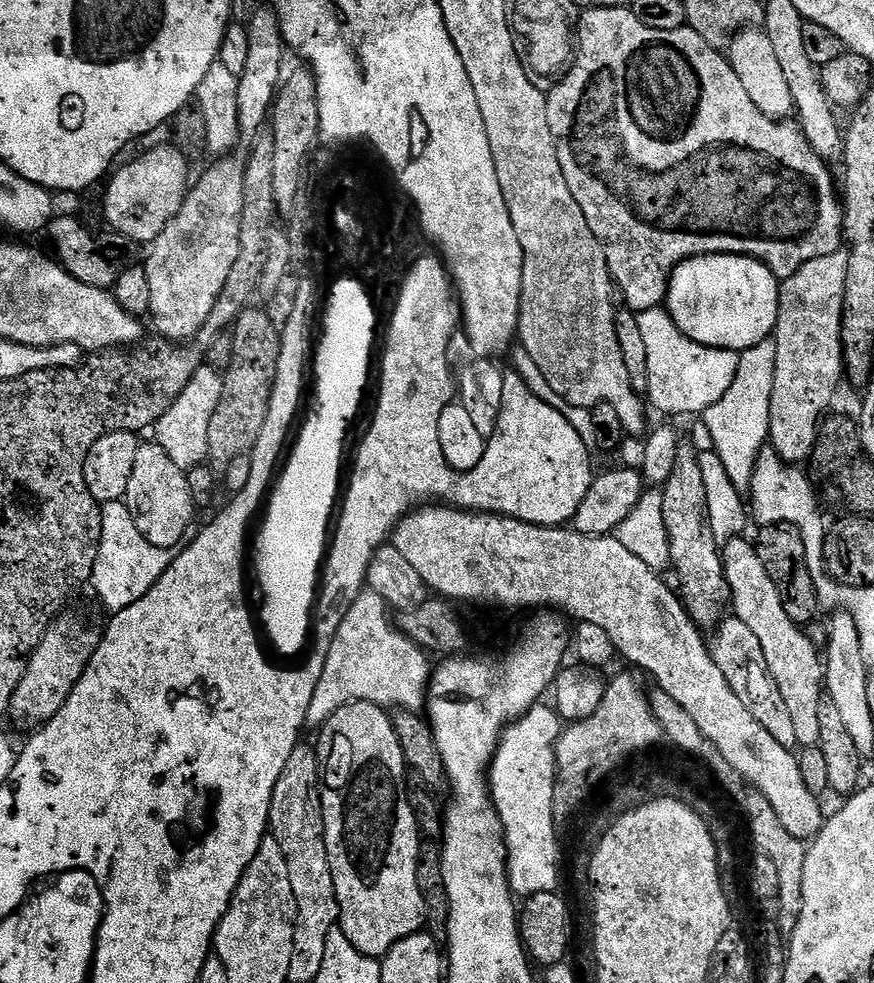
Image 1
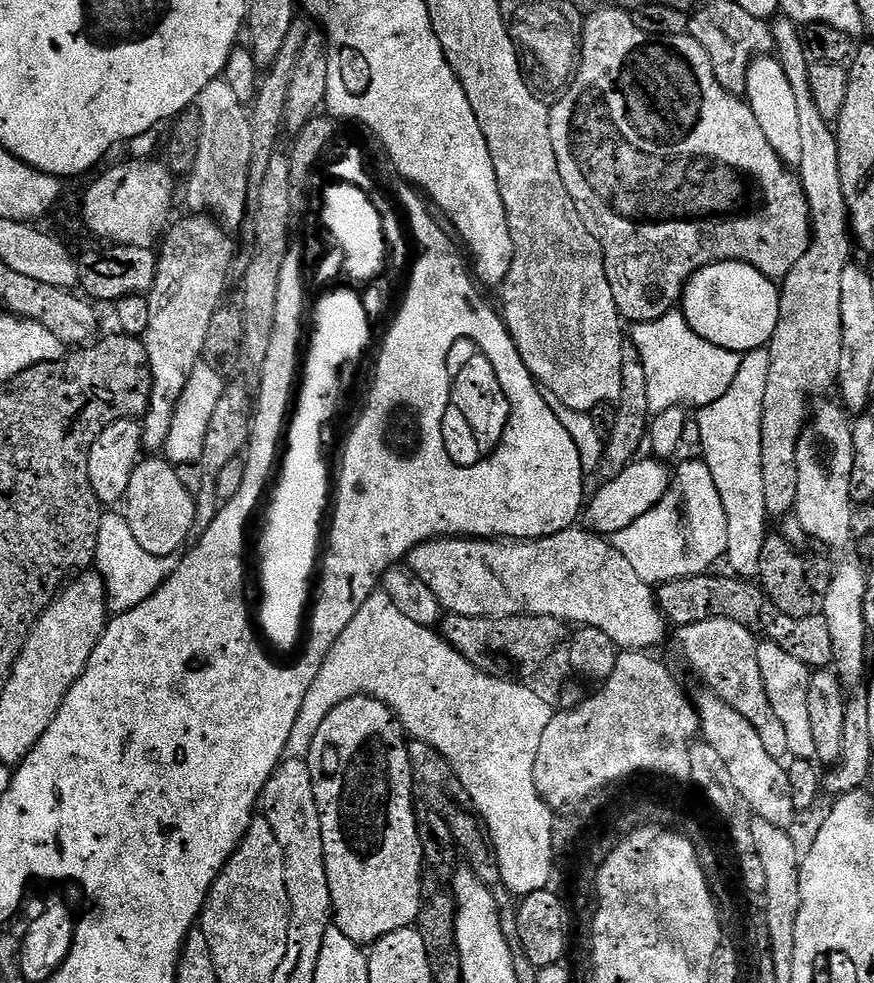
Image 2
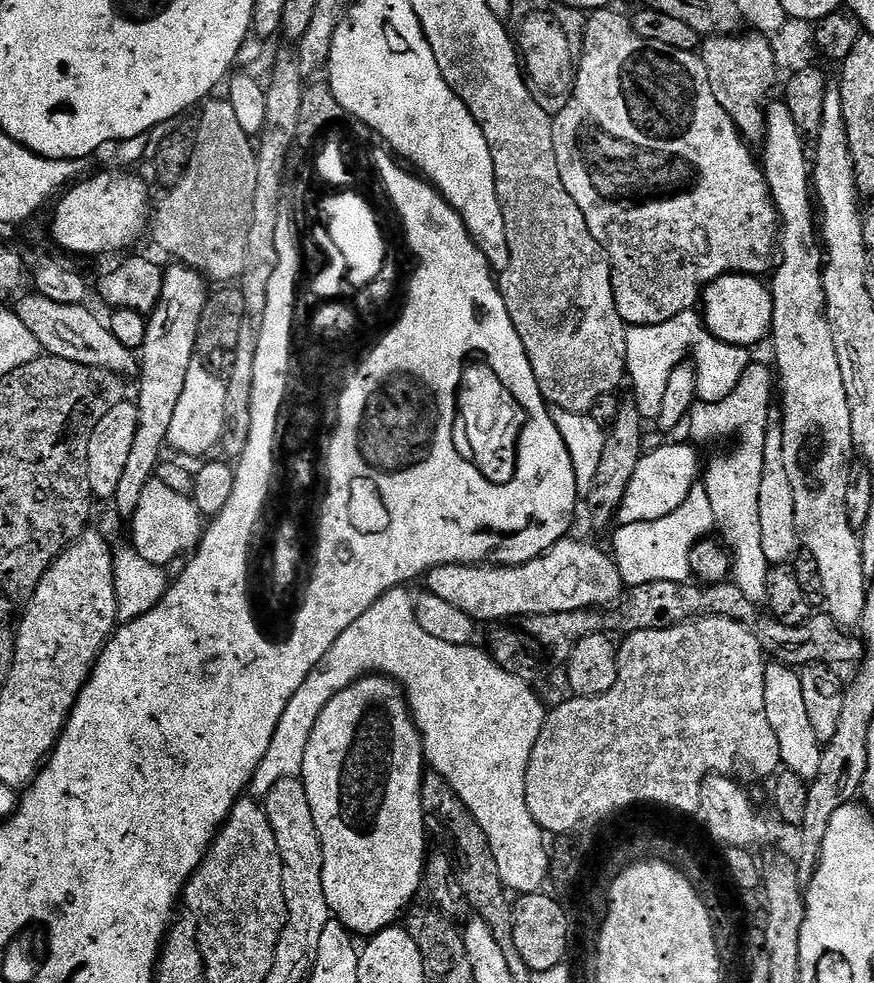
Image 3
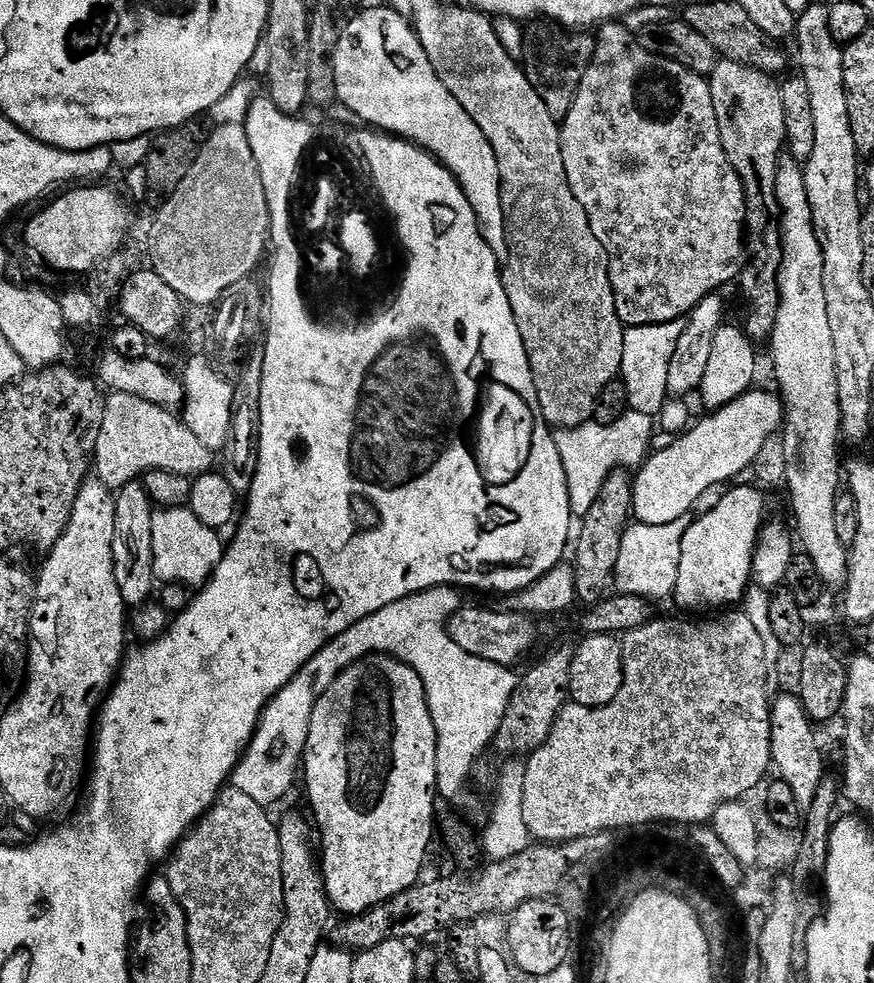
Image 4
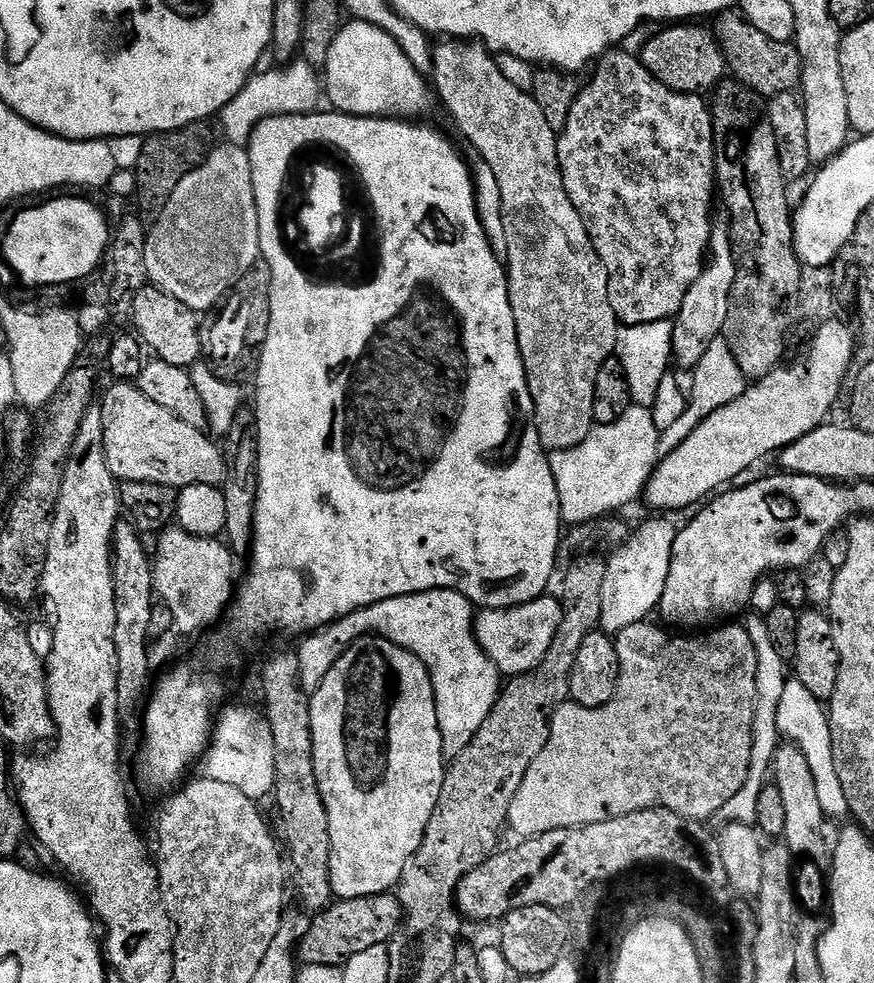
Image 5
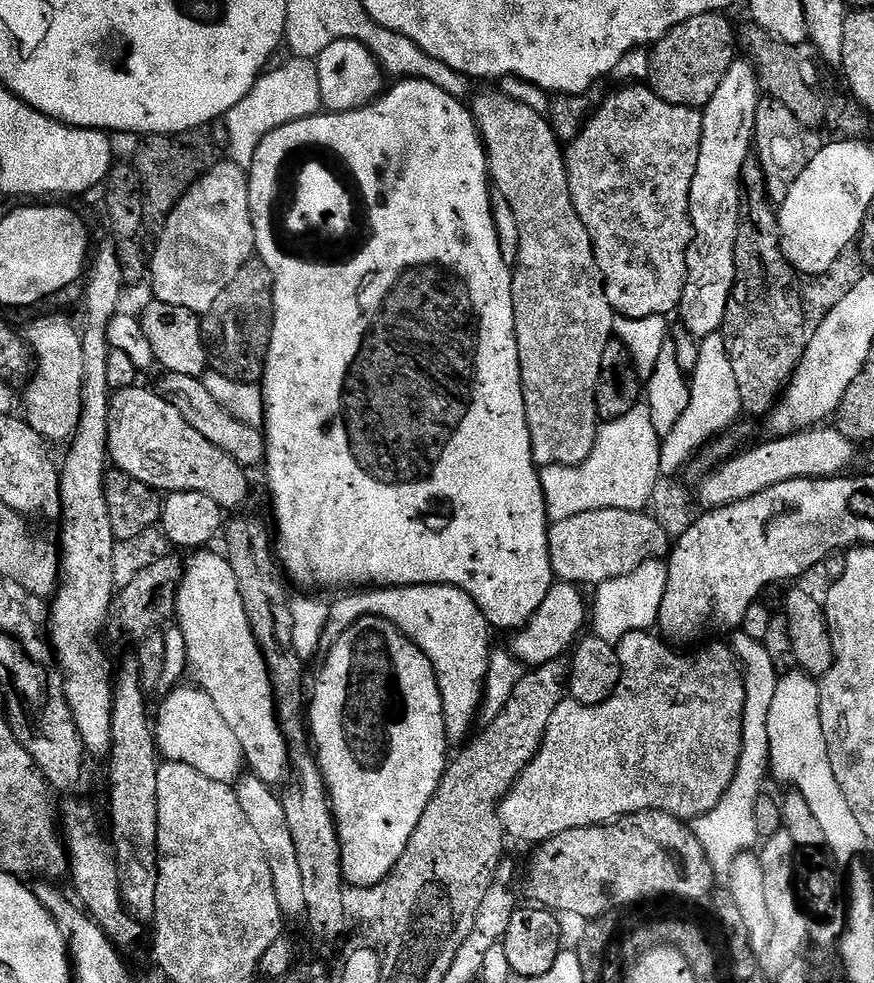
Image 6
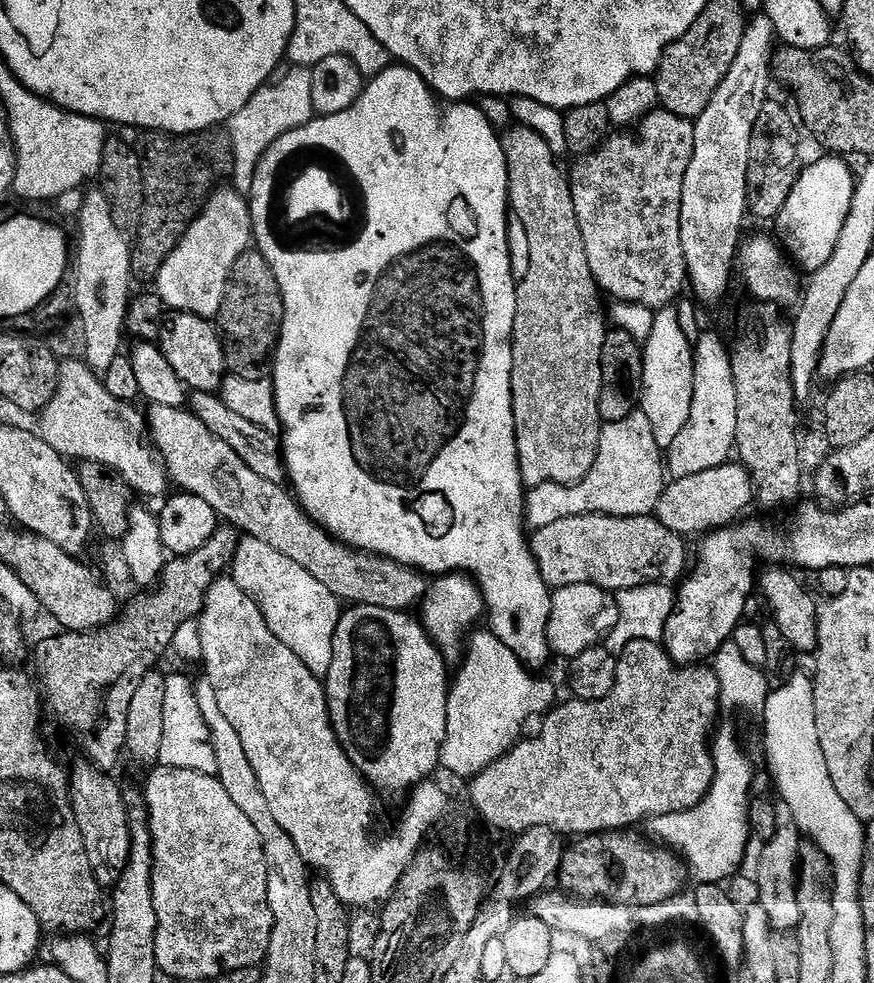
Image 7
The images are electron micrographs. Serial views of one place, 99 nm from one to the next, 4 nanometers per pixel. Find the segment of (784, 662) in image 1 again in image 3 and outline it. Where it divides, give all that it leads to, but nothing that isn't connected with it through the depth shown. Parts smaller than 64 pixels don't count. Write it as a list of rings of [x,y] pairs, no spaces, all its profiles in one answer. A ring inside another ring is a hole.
[[[769,663],[766,674],[766,719],[778,737],[781,765],[787,771],[798,774],[798,778],[811,781],[818,774],[822,762],[822,745],[806,714],[805,699],[802,698],[800,672],[787,664]]]

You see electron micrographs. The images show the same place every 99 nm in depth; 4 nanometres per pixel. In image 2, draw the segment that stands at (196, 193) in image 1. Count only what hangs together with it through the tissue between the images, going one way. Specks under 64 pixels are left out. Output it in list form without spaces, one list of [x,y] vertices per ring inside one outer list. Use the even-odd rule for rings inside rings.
[[[206,214],[189,217],[189,220],[173,223],[167,229],[158,248],[154,286],[147,293],[150,326],[142,339],[148,365],[152,367],[152,393],[140,424],[140,446],[148,454],[163,453],[178,398],[182,398],[182,390],[186,390],[194,366],[201,363],[210,318],[214,318],[222,306],[223,300],[220,299],[228,284],[228,268],[230,272],[234,264],[229,233]]]

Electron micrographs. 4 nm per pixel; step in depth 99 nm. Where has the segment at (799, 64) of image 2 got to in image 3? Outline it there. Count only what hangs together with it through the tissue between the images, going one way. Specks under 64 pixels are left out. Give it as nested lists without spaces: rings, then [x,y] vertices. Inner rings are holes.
[[[769,423],[766,430],[766,454],[762,458],[762,487],[758,493],[758,514],[761,515],[761,543],[769,565],[782,566],[789,563],[800,546],[796,528],[794,489],[786,471],[786,458],[782,458],[784,425]]]

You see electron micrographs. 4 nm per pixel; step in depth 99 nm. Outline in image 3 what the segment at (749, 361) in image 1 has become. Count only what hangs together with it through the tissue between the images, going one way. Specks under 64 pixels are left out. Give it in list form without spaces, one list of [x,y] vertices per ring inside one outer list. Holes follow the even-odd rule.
[[[749,363],[738,386],[734,386],[734,390],[730,390],[722,402],[700,400],[693,404],[688,419],[678,422],[678,426],[674,426],[670,433],[671,439],[677,444],[687,444],[691,440],[697,445],[712,444],[715,440],[728,440],[731,436],[740,439],[725,456],[718,457],[709,468],[707,465],[702,485],[714,509],[716,528],[728,535],[731,583],[736,584],[738,590],[742,590],[742,594],[746,594],[746,598],[758,606],[763,605],[768,598],[766,582],[770,565],[762,550],[758,493],[762,487],[762,458],[766,454],[766,430],[770,423],[768,415],[772,412],[772,392],[774,396],[773,369],[769,365],[767,368],[764,364]]]

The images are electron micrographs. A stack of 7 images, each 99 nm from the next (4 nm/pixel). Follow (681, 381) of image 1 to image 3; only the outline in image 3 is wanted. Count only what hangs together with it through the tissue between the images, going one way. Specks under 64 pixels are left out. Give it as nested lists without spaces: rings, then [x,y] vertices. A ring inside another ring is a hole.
[[[699,311],[683,312],[678,318],[661,324],[637,324],[628,328],[626,334],[627,379],[632,380],[631,397],[635,398],[643,419],[655,422],[662,410],[662,397],[670,374],[690,356],[696,366],[696,395],[706,402],[722,402],[734,386],[738,386],[742,374],[746,374],[750,363],[749,349],[737,344],[722,342],[704,326],[704,317]]]

